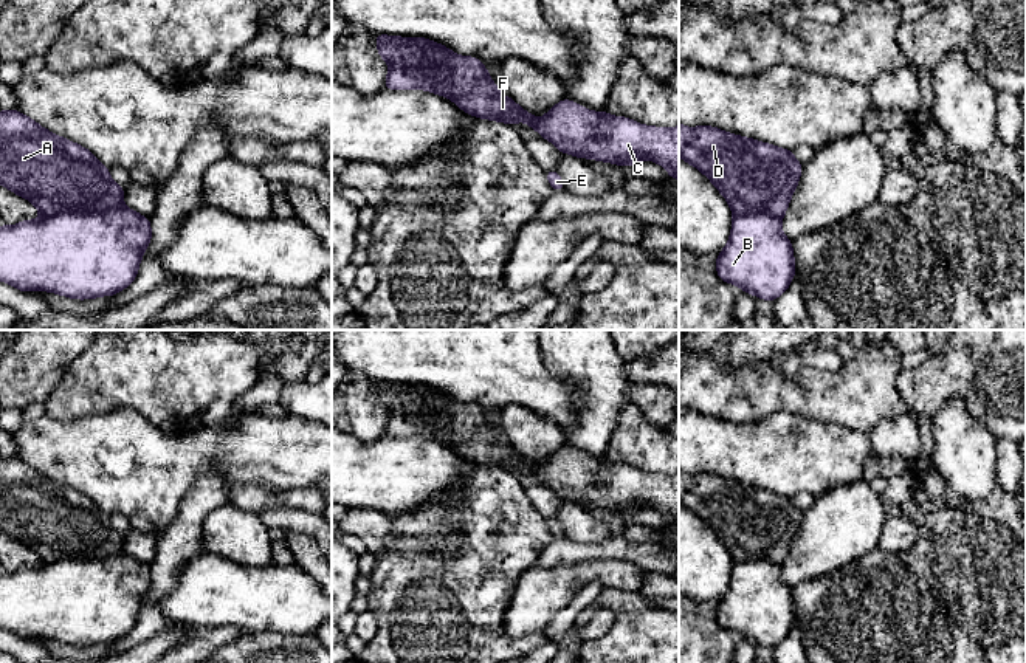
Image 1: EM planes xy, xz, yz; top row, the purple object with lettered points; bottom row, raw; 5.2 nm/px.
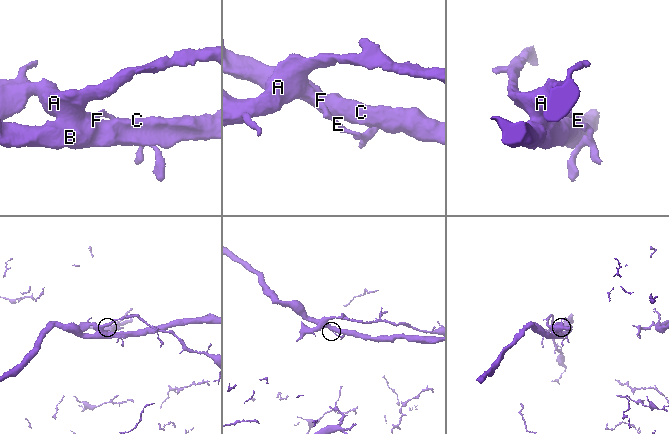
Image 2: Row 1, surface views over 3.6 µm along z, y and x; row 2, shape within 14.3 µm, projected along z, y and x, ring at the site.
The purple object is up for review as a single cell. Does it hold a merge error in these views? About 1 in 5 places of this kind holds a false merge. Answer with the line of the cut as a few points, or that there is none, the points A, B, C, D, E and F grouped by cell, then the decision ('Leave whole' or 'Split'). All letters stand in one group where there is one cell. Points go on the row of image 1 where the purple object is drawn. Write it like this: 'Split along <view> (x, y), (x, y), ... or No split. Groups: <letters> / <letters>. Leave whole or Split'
Split along xy (123, 205), (103, 211), (61, 211), (42, 216). Groups: A D E / B C F. Split

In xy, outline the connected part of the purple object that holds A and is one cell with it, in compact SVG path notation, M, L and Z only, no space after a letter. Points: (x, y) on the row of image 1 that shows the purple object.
M0 110L0 184L29 200L42 215L60 212L104 212L122 206L124 187L118 186L105 166L85 147L39 125L19 110Z

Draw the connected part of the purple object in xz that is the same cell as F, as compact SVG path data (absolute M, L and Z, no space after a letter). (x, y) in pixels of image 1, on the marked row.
M377 34L381 59L401 60L422 74L440 74L446 84L445 98L476 118L515 125L524 121L561 153L590 158L618 166L634 166L652 160L679 180L679 125L662 129L639 124L629 118L589 112L573 101L563 99L541 119L521 108L510 96L502 96L477 57L449 56L442 51L420 51L397 39Z

